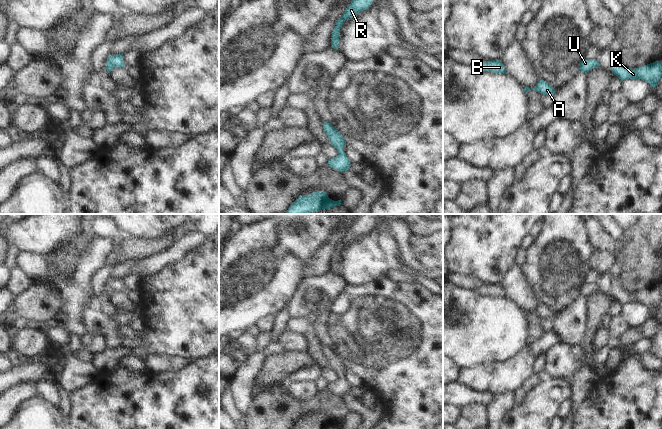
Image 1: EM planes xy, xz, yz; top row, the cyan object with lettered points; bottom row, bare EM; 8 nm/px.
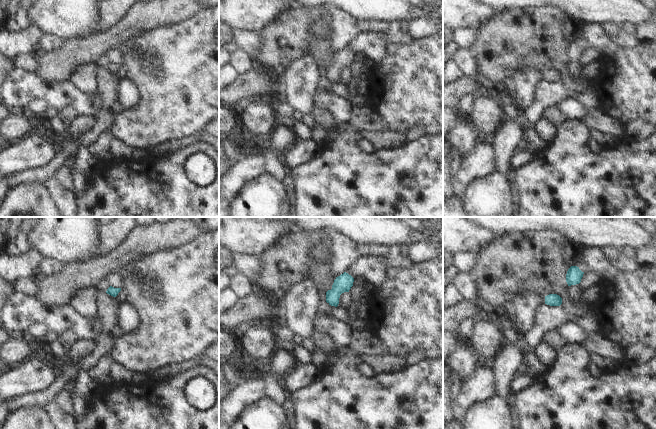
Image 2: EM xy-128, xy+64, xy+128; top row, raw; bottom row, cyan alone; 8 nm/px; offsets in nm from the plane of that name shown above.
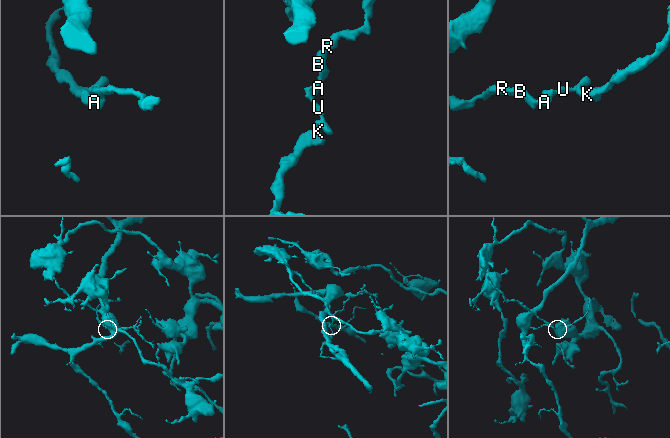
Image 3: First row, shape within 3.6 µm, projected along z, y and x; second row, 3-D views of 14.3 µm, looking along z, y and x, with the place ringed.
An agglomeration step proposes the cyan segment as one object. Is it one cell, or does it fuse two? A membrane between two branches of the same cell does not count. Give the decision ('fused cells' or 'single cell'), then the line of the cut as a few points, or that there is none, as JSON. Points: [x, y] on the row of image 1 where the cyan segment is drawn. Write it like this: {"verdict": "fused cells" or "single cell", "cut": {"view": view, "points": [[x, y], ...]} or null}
{"verdict": "single cell", "cut": null}

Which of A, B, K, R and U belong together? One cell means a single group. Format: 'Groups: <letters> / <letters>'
Groups: A B K R U

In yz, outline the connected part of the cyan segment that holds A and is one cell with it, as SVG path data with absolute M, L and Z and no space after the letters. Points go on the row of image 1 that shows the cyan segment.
M540 80L534 88L529 88L526 86L523 87L526 93L528 93L530 90L536 90L543 95L553 95L556 92L554 88L547 81L544 80Z

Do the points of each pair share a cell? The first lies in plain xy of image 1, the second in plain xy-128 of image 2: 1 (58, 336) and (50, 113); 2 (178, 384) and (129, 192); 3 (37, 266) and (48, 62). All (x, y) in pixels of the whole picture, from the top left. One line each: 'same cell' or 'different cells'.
1: same cell
2: same cell
3: different cells

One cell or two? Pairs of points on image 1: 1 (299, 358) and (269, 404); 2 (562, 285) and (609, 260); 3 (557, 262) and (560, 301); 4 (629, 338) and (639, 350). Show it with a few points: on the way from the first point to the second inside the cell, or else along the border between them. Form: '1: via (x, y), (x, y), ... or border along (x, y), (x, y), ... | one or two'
1: border along (286, 381), (261, 391) | two
2: border along (594, 250), (589, 258), (588, 268) | two
3: via (557, 272), (557, 291) | one
4: border along (651, 339), (642, 339), (628, 349) | two

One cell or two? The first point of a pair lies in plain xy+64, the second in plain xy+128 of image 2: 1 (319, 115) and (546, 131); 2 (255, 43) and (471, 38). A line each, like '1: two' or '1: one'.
1: two
2: one

